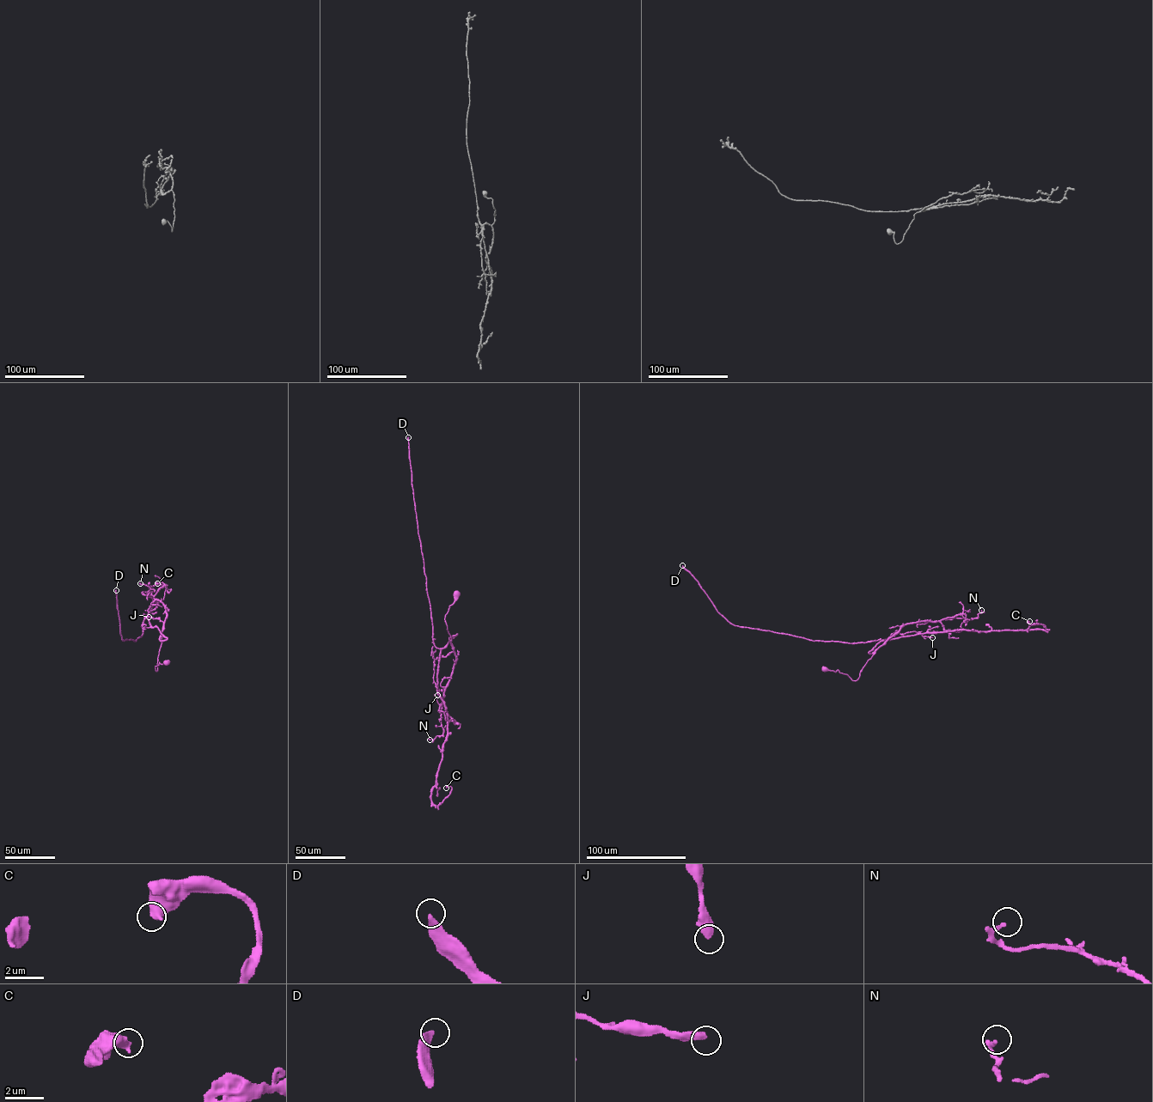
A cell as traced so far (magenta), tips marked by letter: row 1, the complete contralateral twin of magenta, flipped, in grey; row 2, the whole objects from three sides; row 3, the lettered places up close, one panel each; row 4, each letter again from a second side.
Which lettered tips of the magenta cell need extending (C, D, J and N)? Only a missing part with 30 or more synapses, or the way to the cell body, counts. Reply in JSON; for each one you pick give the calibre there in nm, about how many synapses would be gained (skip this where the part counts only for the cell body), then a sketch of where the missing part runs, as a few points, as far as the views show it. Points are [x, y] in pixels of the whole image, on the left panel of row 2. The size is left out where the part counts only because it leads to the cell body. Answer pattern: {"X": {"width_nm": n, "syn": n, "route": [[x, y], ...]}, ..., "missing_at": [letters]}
{"D": {"width_nm": 280, "syn": 80, "route": [[116, 590], [114, 574], [118, 561]]}, "missing_at": ["D"]}

